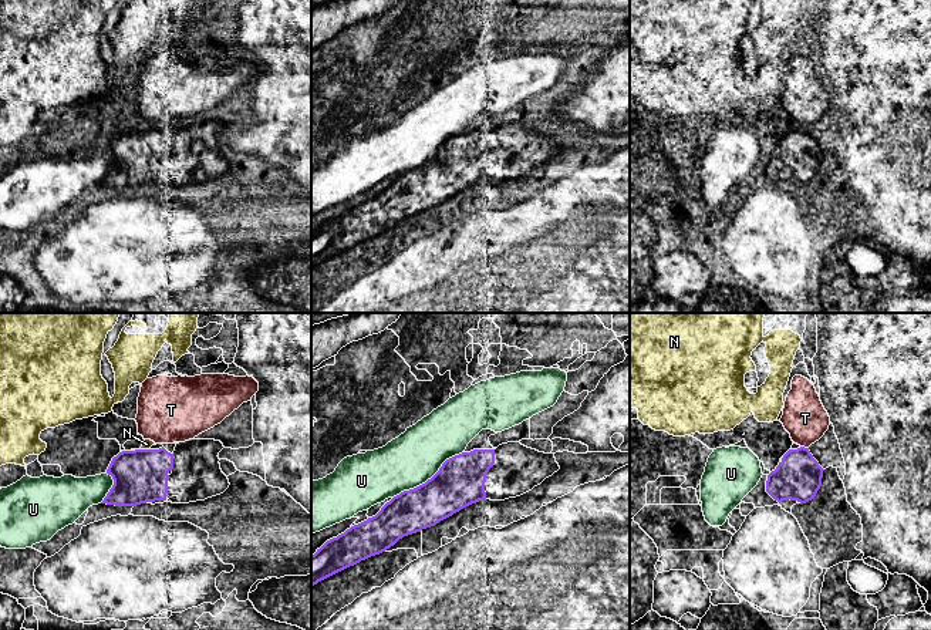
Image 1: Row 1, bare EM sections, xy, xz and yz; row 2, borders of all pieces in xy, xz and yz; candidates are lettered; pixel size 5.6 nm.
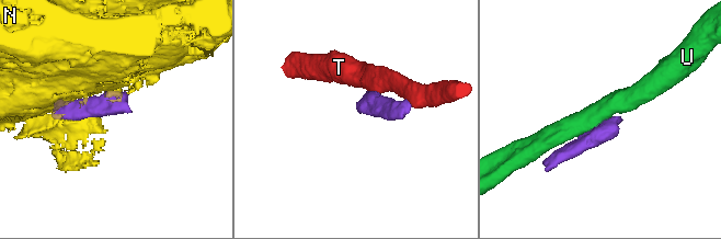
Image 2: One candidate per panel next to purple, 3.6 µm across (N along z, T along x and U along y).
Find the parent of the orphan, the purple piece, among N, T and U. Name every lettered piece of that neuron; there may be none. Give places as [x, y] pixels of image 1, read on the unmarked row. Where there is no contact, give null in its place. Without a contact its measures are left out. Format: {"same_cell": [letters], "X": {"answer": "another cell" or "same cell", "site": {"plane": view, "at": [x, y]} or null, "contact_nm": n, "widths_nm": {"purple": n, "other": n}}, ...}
{"same_cell": [], "N": {"answer": "another cell", "site": {"plane": "xy", "at": [145, 131]}, "contact_nm": 50, "widths_nm": {"purple": 300, "other": 50}}, "T": {"answer": "another cell", "site": {"plane": "yz", "at": [803, 128]}, "contact_nm": 50, "widths_nm": {"purple": 260, "other": 240}}, "U": {"answer": "another cell", "site": {"plane": "xz", "at": [428, 161]}, "contact_nm": 480, "widths_nm": {"purple": 280, "other": 300}}}

